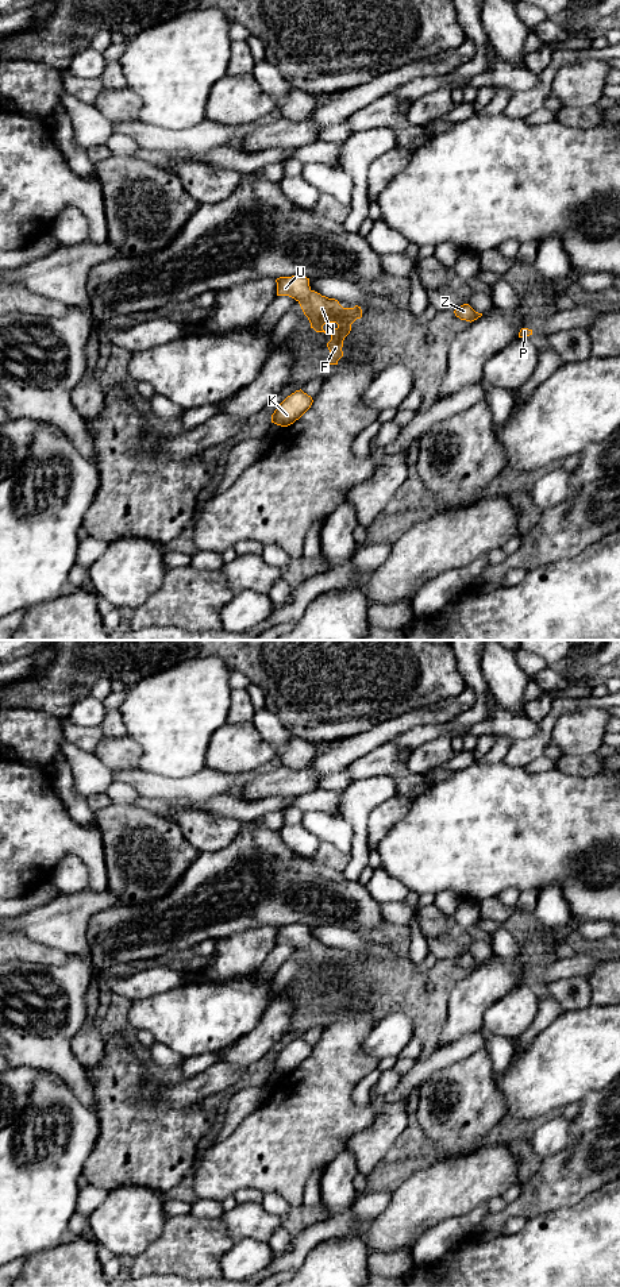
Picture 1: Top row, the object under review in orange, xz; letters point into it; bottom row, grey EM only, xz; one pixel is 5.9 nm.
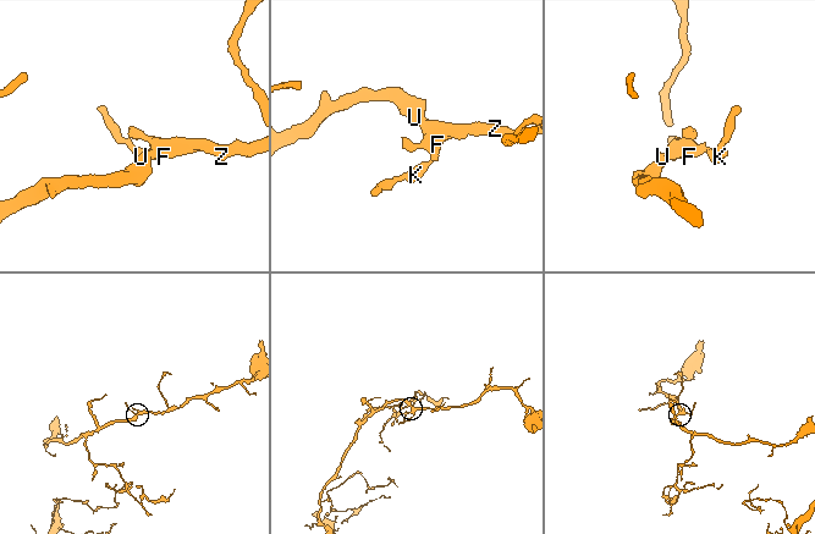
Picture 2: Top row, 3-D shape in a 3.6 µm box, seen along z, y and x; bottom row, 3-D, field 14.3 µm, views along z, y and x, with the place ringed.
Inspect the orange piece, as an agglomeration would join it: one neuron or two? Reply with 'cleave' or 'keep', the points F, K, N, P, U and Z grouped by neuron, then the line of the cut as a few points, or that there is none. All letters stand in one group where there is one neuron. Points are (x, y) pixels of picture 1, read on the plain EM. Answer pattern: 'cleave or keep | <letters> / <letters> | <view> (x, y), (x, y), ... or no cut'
keep | F K N P U Z | no cut

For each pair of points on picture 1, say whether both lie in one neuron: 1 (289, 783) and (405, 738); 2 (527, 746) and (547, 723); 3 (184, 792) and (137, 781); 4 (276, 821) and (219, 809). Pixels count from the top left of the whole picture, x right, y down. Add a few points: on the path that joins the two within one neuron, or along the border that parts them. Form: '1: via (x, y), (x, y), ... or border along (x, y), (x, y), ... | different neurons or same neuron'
1: border along (420, 725), (415, 725), (391, 740) | different neurons
2: via (534, 744), (546, 729) | same neuron
3: via (172, 789), (149, 785) | same neuron
4: border along (282, 809), (265, 812), (254, 821) | different neurons

